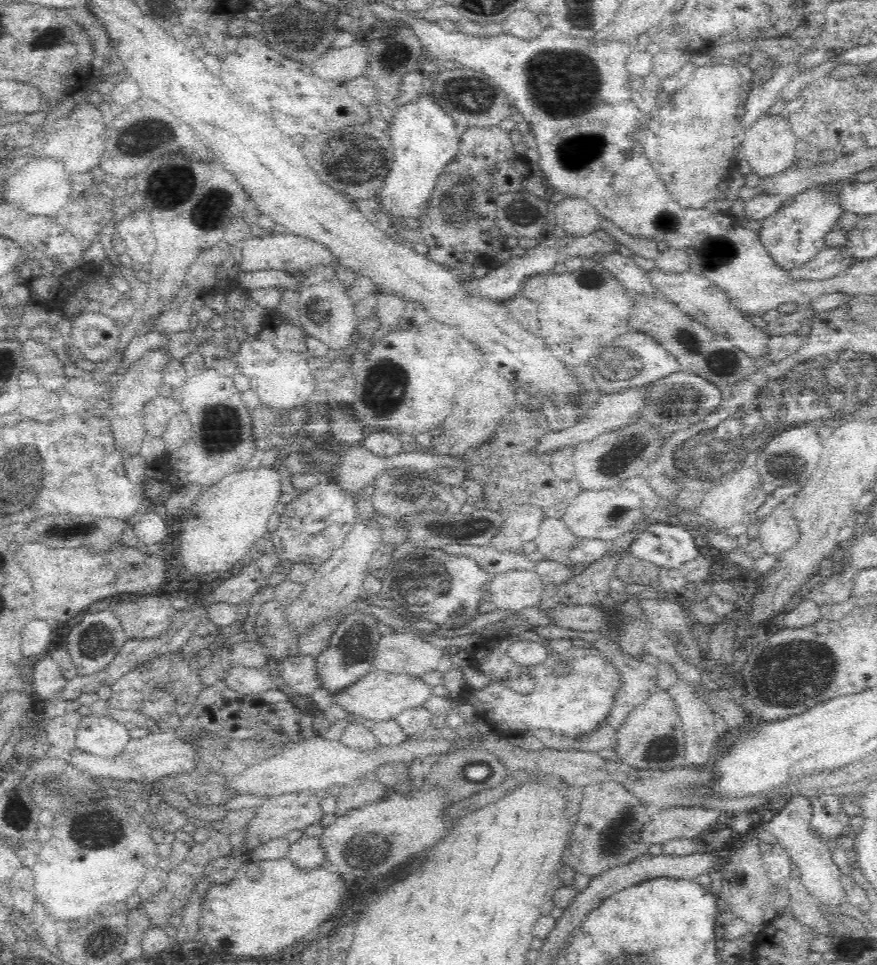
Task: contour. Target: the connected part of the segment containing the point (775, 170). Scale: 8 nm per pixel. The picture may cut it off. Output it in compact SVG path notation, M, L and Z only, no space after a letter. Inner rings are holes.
M768 112L760 117L750 130L744 133L743 143L739 147L746 169L754 171L758 176L770 178L800 165L797 159L796 138L790 126L780 117L780 112Z

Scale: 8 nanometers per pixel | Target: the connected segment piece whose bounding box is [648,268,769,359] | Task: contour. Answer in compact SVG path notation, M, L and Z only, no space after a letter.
M656 268L648 272L648 277L656 287L660 288L666 296L669 296L670 302L677 305L689 317L697 320L715 333L726 337L741 351L752 357L765 359L769 349L767 333L763 329L754 326L739 308L731 302L728 293L720 289L714 281L691 271L664 273Z

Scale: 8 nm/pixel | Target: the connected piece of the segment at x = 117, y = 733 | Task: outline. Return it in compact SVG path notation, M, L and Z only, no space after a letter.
M86 715L79 722L76 745L78 750L102 758L120 756L130 744L128 728L107 715Z

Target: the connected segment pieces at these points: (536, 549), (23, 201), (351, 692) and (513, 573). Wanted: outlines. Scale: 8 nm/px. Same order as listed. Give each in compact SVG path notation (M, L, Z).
M545 518L541 522L539 535L532 541L530 551L537 558L569 563L572 549L578 544L576 538L565 522L555 518Z
M38 158L32 160L24 166L24 162L19 162L7 172L4 184L4 200L12 202L14 206L32 212L32 215L51 216L54 212L58 212L60 208L64 208L70 200L70 178L64 172L64 164L56 162L52 158Z
M373 669L356 684L332 696L330 702L339 704L349 716L354 716L358 720L380 722L394 719L408 709L422 707L422 704L432 696L432 686L424 684L420 677Z
M509 570L495 575L486 591L490 605L518 612L531 606L539 607L544 594L544 580L535 570Z

